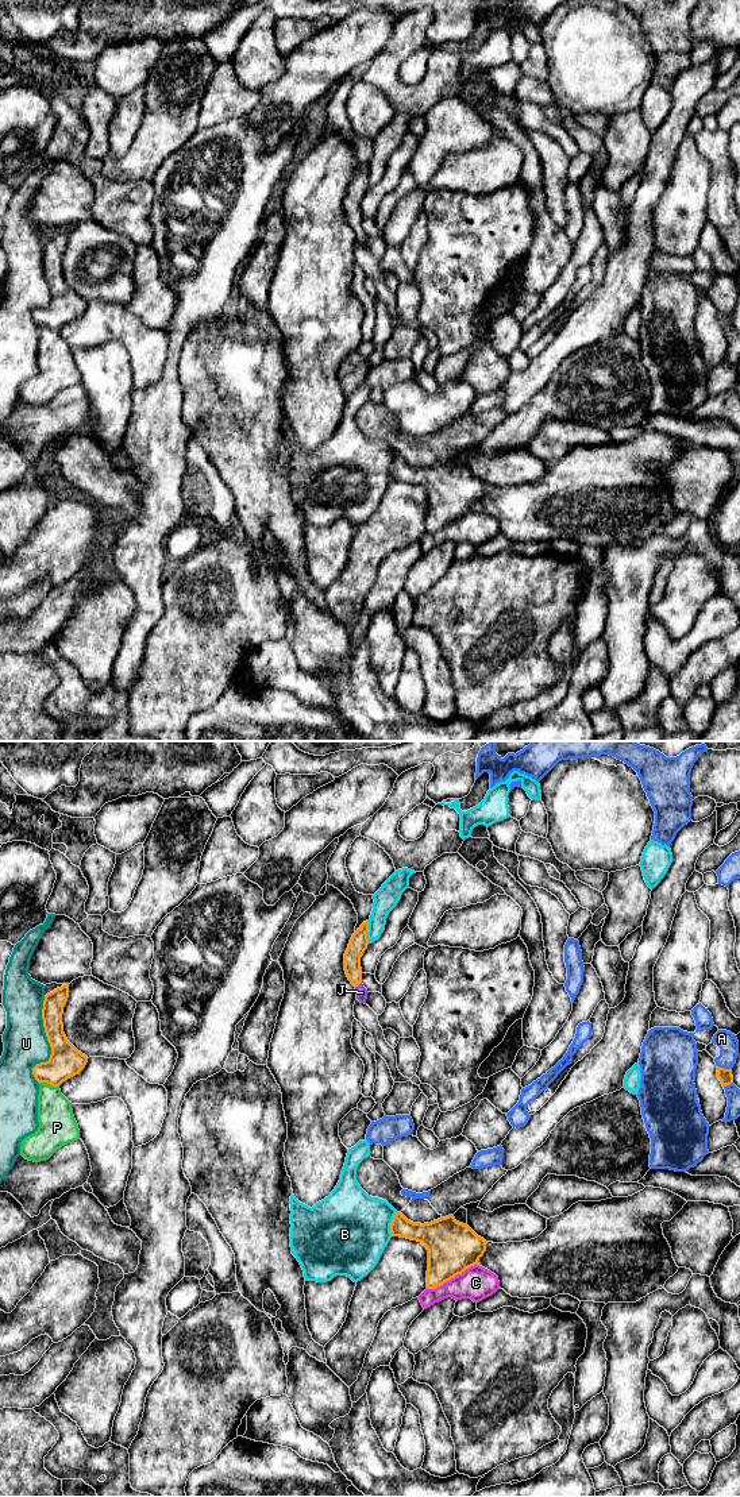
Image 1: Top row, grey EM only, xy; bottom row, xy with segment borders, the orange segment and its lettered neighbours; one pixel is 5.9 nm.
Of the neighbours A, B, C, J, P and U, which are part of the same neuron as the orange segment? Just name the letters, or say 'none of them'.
J

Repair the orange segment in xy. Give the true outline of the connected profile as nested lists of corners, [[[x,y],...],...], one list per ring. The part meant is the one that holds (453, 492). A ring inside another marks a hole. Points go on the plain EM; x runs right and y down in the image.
[[[396,456],[390,468],[392,481],[421,486],[428,494],[427,532],[436,533],[466,513],[478,509],[486,495],[486,485],[454,459],[431,467],[413,467]]]

